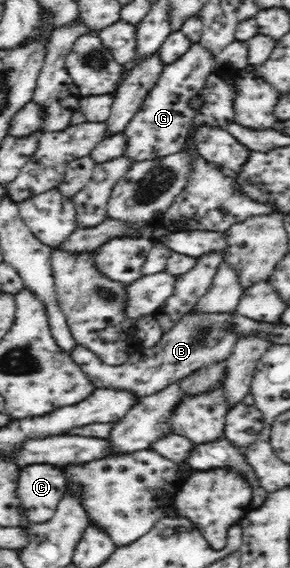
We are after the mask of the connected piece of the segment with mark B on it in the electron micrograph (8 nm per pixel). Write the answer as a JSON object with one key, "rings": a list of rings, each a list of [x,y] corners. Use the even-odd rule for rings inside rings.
{"rings":[[[192,310],[182,315],[170,331],[164,332],[154,347],[140,346],[122,365],[108,365],[100,361],[96,353],[79,343],[74,345],[71,357],[95,389],[123,389],[136,397],[149,396],[179,382],[196,370],[225,360],[240,337],[237,331],[231,329],[232,314],[233,312],[199,313]]]}

